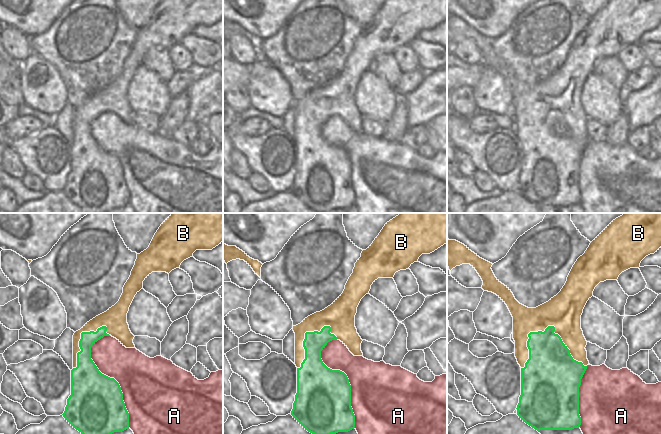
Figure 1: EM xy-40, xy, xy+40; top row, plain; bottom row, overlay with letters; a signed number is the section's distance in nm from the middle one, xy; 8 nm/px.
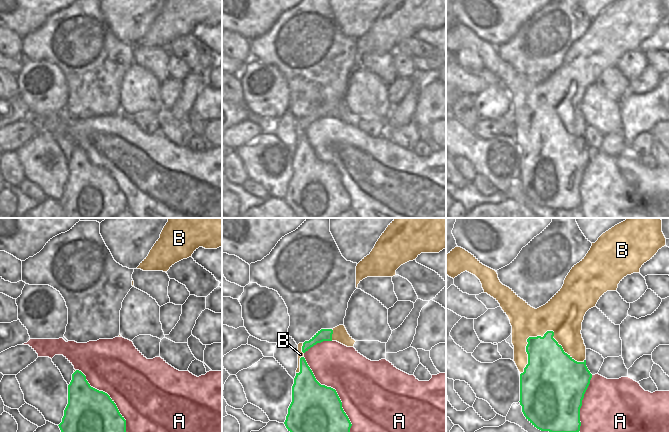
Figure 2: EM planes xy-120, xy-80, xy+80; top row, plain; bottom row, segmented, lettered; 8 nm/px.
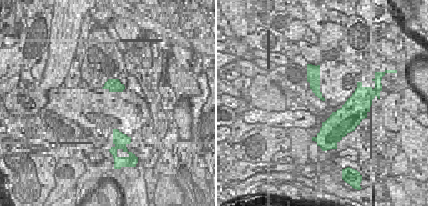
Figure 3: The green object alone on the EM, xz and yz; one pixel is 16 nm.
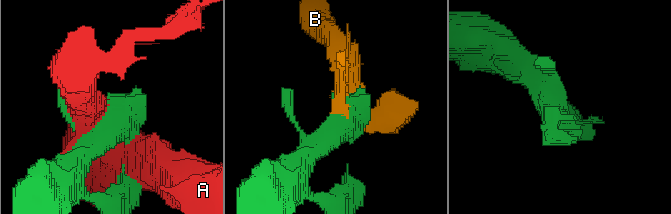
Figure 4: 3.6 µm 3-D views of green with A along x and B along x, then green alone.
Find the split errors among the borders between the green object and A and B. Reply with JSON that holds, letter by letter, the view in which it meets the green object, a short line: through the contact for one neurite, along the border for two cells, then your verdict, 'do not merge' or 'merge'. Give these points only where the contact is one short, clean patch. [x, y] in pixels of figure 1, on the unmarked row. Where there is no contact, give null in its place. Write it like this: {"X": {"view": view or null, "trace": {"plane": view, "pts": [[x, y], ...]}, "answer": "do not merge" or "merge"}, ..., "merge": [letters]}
{"A": {"view": "xy-40", "answer": "do not merge"}, "B": {"view": "xy+40", "answer": "merge"}, "merge": ["B"]}

